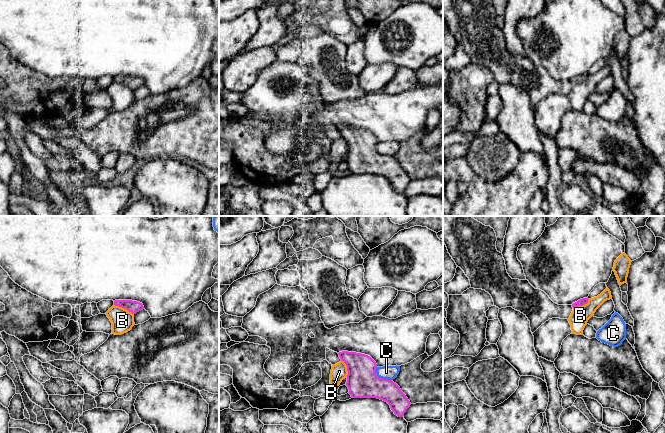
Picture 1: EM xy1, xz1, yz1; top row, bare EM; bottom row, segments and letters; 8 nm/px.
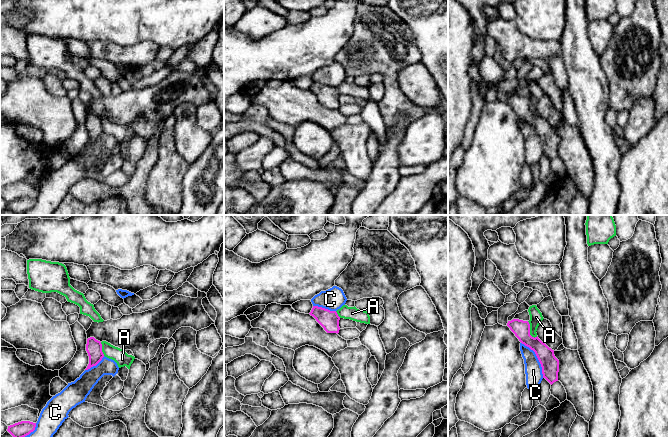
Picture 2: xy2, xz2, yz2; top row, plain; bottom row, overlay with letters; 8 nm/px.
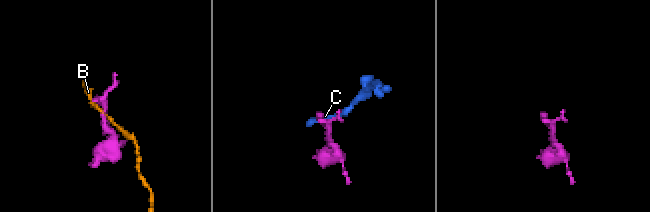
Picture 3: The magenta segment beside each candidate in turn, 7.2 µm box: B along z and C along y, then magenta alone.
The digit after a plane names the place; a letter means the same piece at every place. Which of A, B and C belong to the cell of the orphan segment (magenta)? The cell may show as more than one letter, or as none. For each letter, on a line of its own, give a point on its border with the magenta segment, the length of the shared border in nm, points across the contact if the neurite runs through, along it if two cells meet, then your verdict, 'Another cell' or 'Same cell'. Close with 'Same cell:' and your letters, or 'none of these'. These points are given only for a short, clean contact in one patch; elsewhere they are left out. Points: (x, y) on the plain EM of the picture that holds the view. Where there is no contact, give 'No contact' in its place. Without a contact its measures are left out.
A: Touches magenta at yz2 (529, 106). Shared border 160 nm. Boundary: yz2 (527, 97), (530, 103), (530, 110), (534, 114). Another cell
B: Touches magenta at xy1 (124, 84). Shared border 180 nm. Boundary: xy1 (114, 80), (127, 85), (133, 90). Another cell
C: Touches magenta at yz2 (537, 133). Shared border 340 nm. Another cell
Same cell: none of these

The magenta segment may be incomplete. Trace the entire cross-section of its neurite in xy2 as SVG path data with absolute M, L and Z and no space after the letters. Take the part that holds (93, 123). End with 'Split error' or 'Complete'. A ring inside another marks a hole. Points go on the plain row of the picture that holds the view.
M94 113L87 115L86 127L89 132L89 140L85 146L96 142L104 133L102 128L102 120L100 117L96 116Z. Complete

